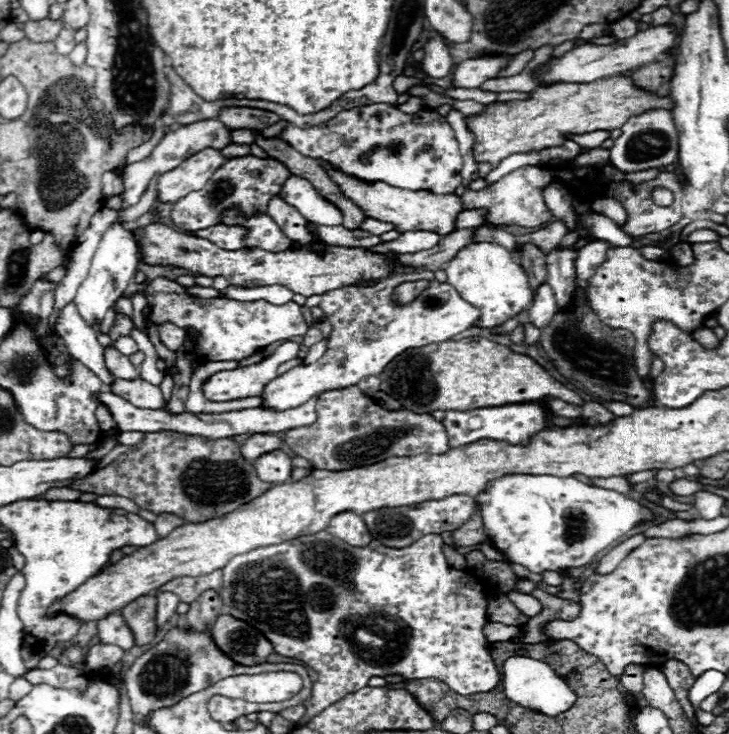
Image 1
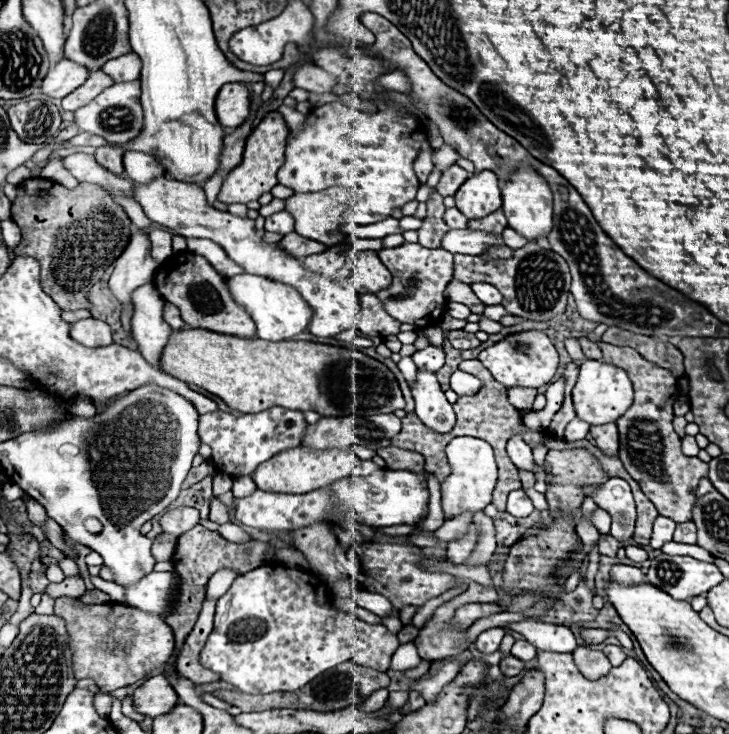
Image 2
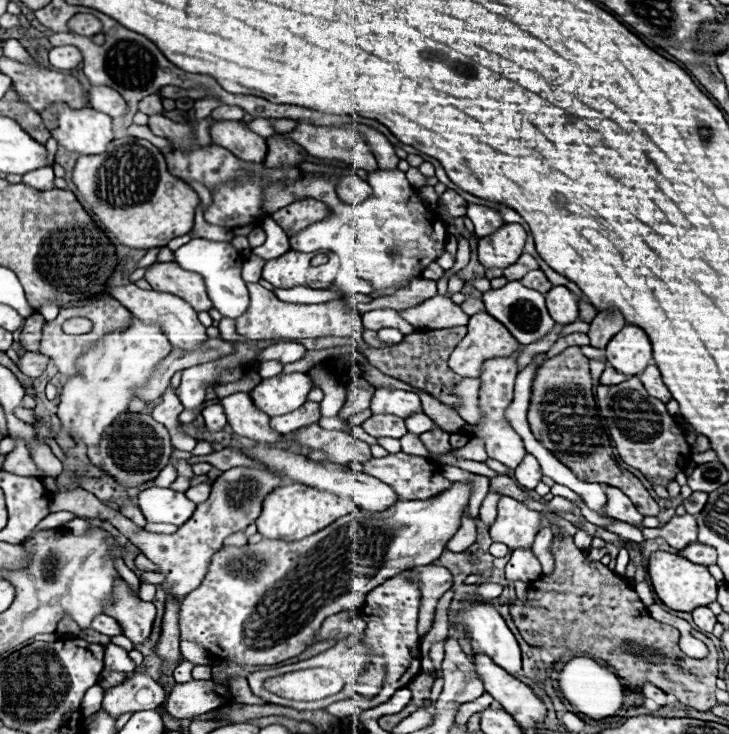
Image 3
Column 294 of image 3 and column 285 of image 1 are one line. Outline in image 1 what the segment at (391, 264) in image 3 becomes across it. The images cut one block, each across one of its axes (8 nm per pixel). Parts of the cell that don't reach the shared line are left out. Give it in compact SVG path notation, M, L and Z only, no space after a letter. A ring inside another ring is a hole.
M290 176L288 182L284 182L280 196L312 224L318 226L340 226L342 224L342 212L332 206L332 202L324 200L316 188L310 182L304 182L304 178ZM254 214L250 218L250 234L258 234L258 246L266 246L266 250L282 252L292 246L292 240L268 214Z

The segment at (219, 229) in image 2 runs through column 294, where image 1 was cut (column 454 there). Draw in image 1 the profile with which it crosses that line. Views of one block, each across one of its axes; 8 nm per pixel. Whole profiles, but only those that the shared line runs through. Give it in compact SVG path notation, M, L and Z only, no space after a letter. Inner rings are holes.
M472 242L466 246L466 250L460 250L460 254L452 258L444 270L448 274L446 282L456 288L460 298L468 300L480 310L480 322L476 322L478 328L500 326L506 320L528 310L532 304L534 290L528 284L524 268L516 264L514 256L500 244Z

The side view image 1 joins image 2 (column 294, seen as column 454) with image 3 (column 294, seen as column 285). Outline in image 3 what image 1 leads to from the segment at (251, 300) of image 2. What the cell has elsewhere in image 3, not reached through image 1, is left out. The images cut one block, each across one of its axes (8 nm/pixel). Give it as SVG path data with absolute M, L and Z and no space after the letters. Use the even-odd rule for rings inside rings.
M280 374L274 378L262 380L252 392L250 398L254 406L268 416L282 416L306 402L308 392L312 390L312 382L308 374Z

